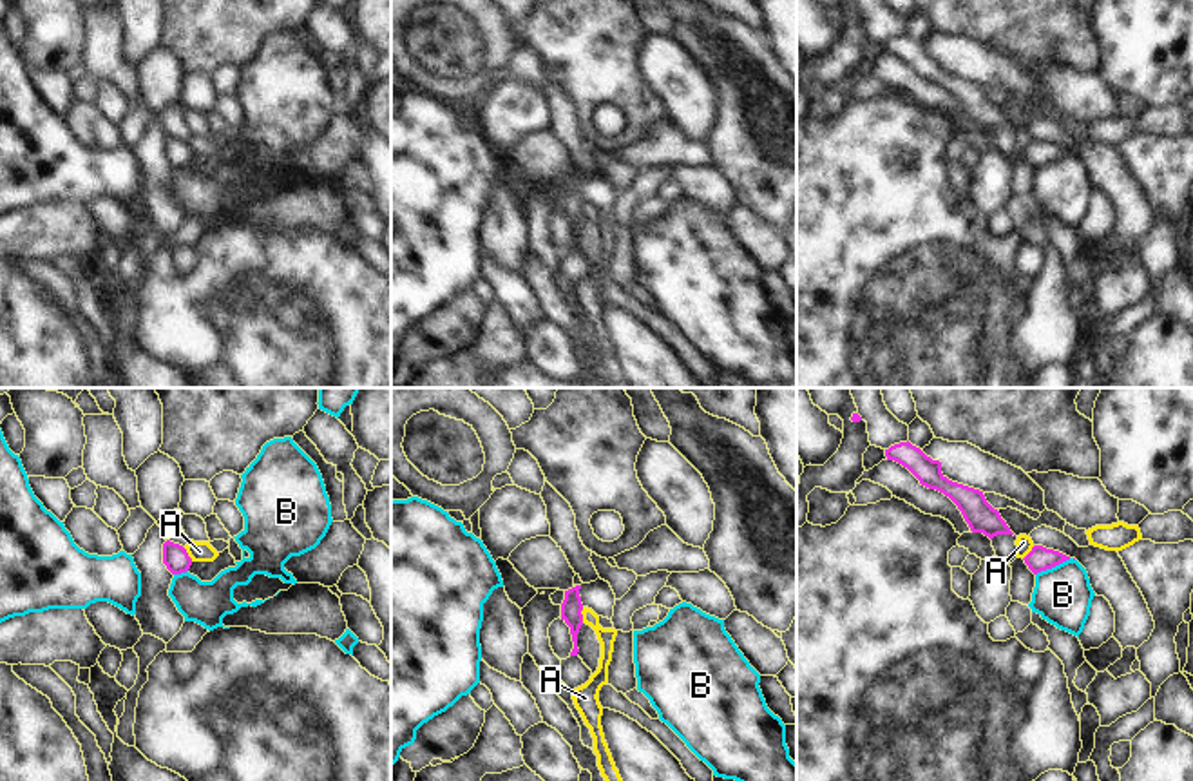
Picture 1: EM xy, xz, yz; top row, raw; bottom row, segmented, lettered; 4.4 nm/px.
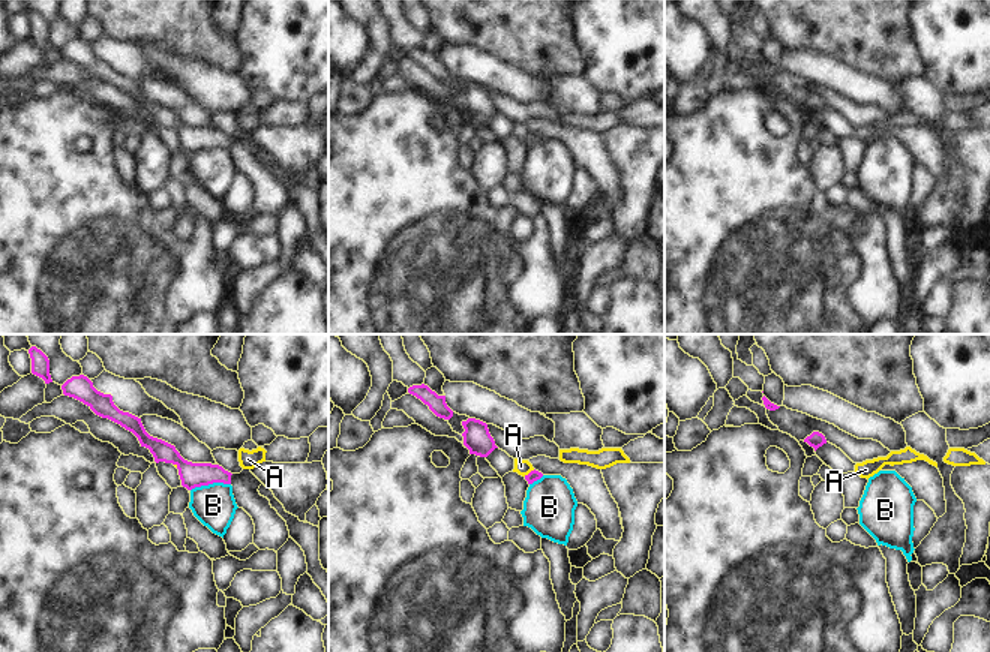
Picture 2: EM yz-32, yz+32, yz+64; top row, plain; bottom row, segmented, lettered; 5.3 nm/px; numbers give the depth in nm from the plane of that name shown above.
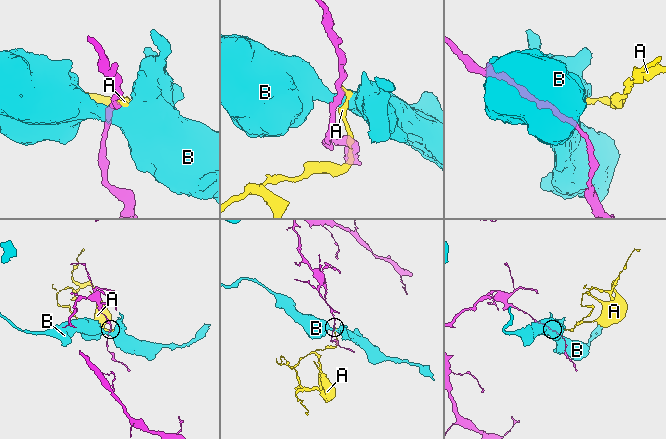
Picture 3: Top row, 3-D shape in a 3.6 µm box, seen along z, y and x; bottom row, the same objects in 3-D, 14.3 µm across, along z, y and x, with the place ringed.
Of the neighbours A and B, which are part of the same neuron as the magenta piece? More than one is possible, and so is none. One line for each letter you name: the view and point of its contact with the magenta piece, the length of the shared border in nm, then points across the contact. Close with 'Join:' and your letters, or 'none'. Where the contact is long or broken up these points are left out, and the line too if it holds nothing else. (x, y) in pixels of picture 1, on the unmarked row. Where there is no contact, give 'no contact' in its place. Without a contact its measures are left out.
Join: none

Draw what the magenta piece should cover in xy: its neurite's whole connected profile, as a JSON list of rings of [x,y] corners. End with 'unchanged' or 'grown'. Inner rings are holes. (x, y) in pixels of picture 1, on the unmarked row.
[[[167,134],[163,138],[163,158],[172,169],[181,169],[190,163],[192,152],[183,140]]] | unchanged

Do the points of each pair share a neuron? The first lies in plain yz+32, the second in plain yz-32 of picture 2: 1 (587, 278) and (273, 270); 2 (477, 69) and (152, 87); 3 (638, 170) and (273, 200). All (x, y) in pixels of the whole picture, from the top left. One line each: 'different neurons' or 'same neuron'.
1: different neurons
2: different neurons
3: different neurons

